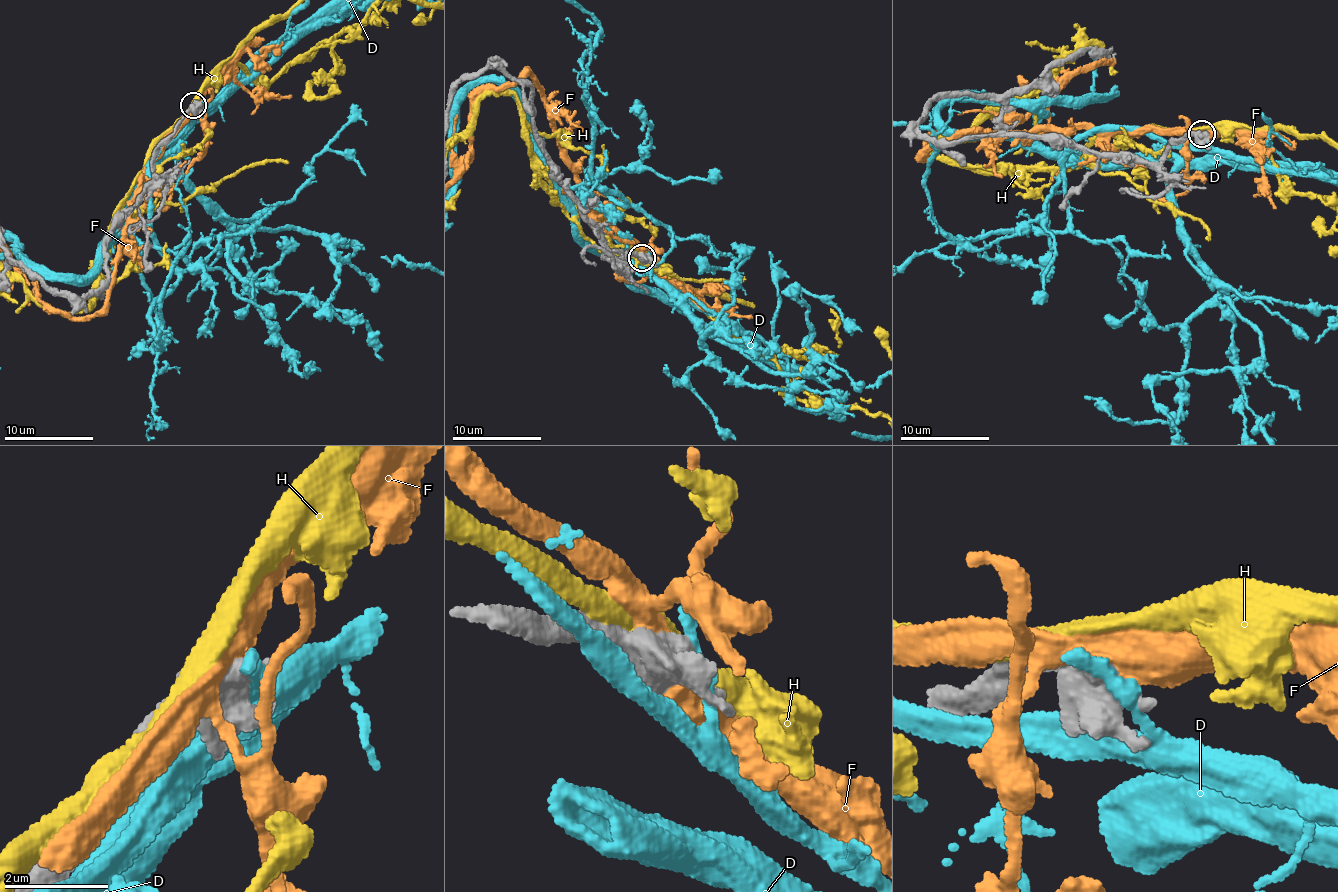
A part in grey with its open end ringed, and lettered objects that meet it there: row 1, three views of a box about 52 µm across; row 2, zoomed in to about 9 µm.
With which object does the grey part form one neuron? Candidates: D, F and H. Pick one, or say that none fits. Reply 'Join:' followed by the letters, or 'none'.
Join: none

